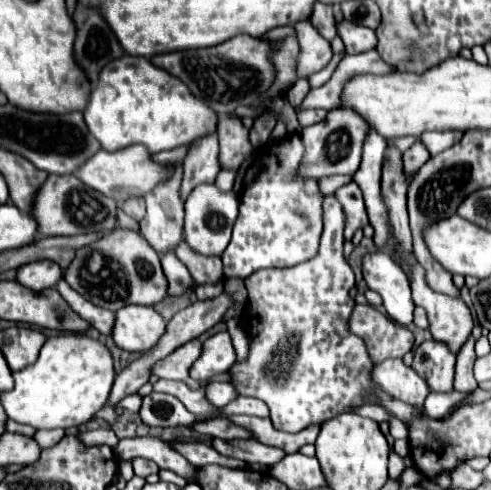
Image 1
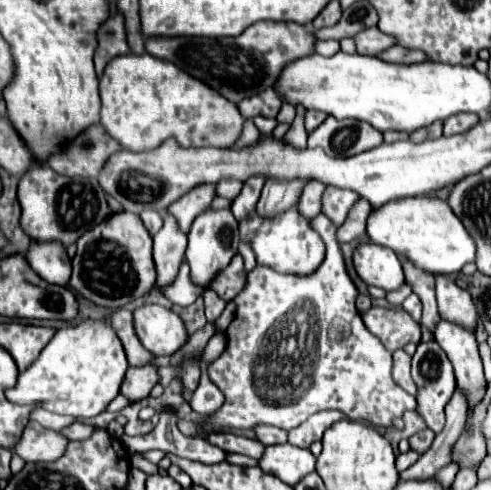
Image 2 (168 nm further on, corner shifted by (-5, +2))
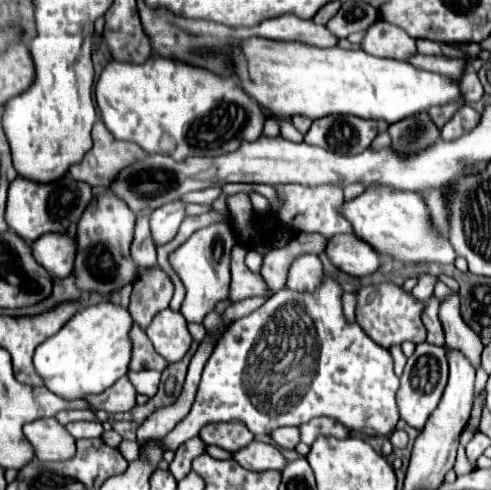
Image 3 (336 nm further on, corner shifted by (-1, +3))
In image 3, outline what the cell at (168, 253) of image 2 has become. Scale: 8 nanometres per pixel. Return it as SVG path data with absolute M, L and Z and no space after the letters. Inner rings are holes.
M156 265L156 267L144 269L142 277L134 283L128 311L132 319L144 329L158 311L168 307L170 299L172 299L172 281Z

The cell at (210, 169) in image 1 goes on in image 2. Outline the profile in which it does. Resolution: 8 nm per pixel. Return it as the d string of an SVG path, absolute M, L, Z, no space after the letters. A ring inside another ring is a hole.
M202 184L202 186L196 186L190 194L186 194L186 198L180 198L178 202L174 202L168 208L168 212L176 218L178 228L184 234L188 234L194 218L210 208L212 198L214 198L214 186Z

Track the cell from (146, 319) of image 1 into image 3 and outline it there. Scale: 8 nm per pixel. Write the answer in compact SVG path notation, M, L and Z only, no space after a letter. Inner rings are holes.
M164 309L162 313L158 313L158 317L154 317L154 321L144 331L152 341L154 349L168 363L180 361L192 343L192 337L186 327L186 319L182 317L182 313L176 313L170 309Z

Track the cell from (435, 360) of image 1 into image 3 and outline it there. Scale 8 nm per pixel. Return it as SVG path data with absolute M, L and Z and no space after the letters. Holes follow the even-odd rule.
M420 343L416 345L416 351L408 357L406 369L400 377L400 389L396 393L396 401L400 407L400 417L412 425L414 429L424 429L428 417L432 411L438 407L442 391L448 381L448 361L446 361L446 349L430 345L430 343Z

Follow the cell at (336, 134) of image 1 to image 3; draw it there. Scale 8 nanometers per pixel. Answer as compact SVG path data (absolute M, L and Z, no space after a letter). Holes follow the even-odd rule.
M330 115L316 119L310 131L304 135L308 145L326 147L334 153L362 153L370 147L378 131L386 129L384 121L360 119L354 115Z

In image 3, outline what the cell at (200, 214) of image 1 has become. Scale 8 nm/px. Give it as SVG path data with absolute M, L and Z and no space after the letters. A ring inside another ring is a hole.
M214 223L204 229L198 229L184 245L180 245L170 255L170 263L186 287L186 299L180 309L186 321L202 323L204 315L212 311L218 301L228 299L230 249L234 247L234 243L236 243L236 237L234 237L232 227L226 223Z

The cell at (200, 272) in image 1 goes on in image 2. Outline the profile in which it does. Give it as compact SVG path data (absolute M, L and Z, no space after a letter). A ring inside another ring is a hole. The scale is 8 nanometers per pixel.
M236 254L226 270L218 274L212 282L212 290L226 302L234 300L246 286L246 270L244 270L244 260L240 254Z

